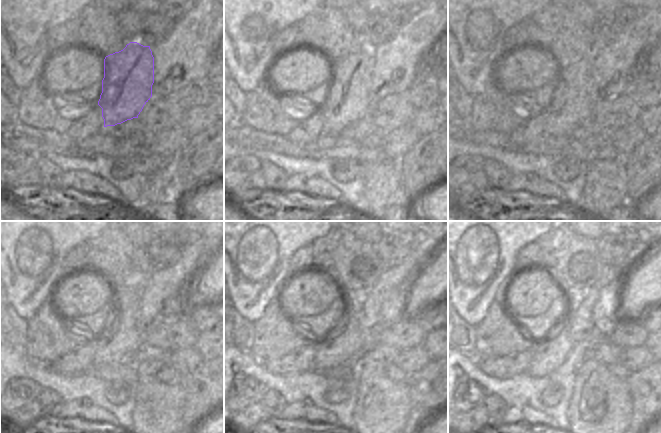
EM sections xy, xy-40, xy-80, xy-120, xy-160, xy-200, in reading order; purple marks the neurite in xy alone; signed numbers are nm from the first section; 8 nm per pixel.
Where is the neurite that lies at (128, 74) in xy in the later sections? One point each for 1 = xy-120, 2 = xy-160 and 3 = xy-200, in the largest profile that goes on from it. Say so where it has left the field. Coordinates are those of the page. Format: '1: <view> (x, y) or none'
1: xy-120 (121, 335)
2: xy-160 (349, 339)
3: xy-200 (549, 355)

